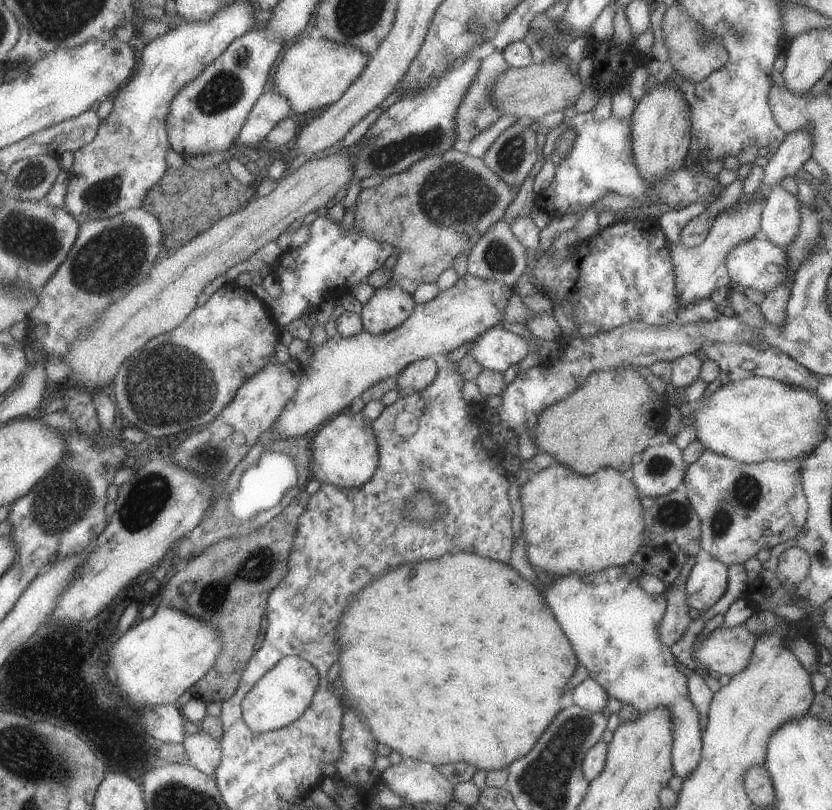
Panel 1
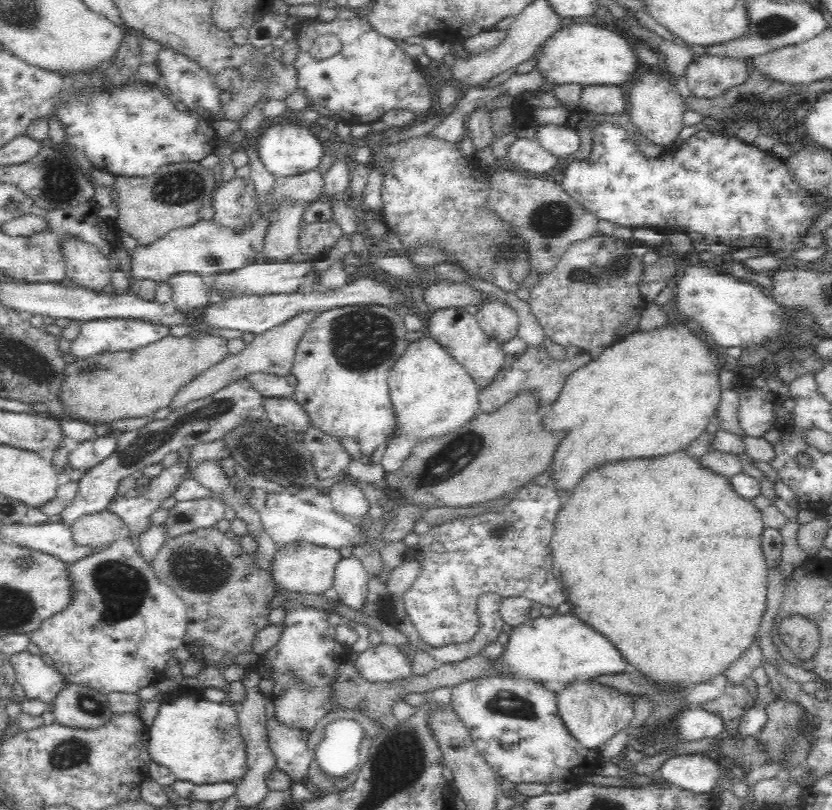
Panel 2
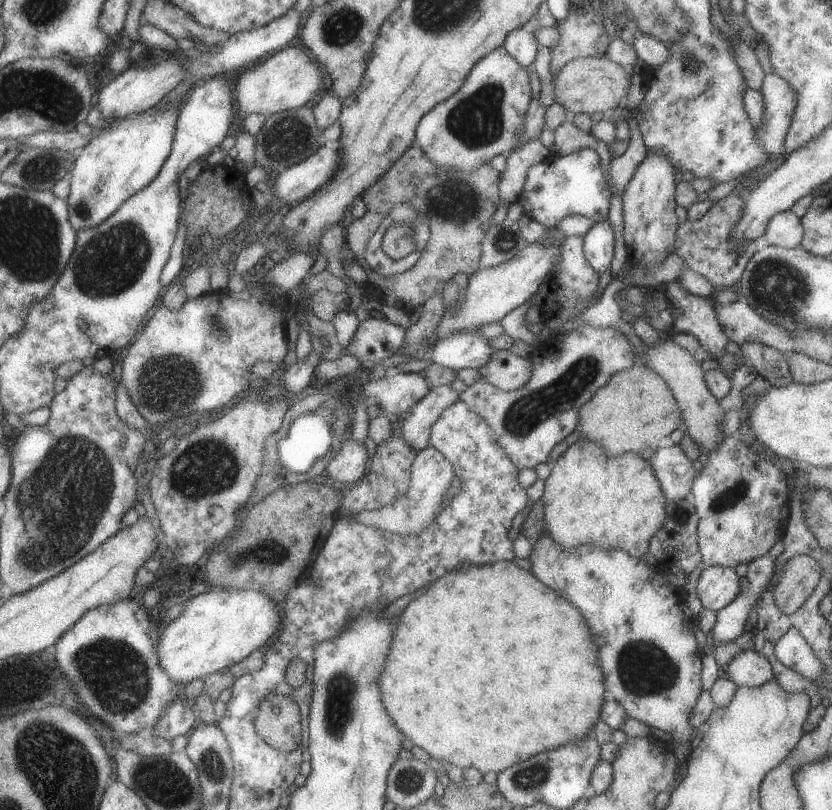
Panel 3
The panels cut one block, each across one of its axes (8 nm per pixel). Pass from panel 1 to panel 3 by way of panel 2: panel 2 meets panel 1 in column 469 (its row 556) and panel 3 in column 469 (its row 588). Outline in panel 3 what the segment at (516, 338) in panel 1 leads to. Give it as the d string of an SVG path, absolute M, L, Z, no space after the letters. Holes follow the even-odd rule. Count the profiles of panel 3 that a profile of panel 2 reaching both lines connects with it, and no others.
M449 334L447 338L439 338L431 349L430 357L434 363L441 364L446 368L454 370L465 370L466 368L481 369L491 362L495 349L491 348L489 338L477 334Z

